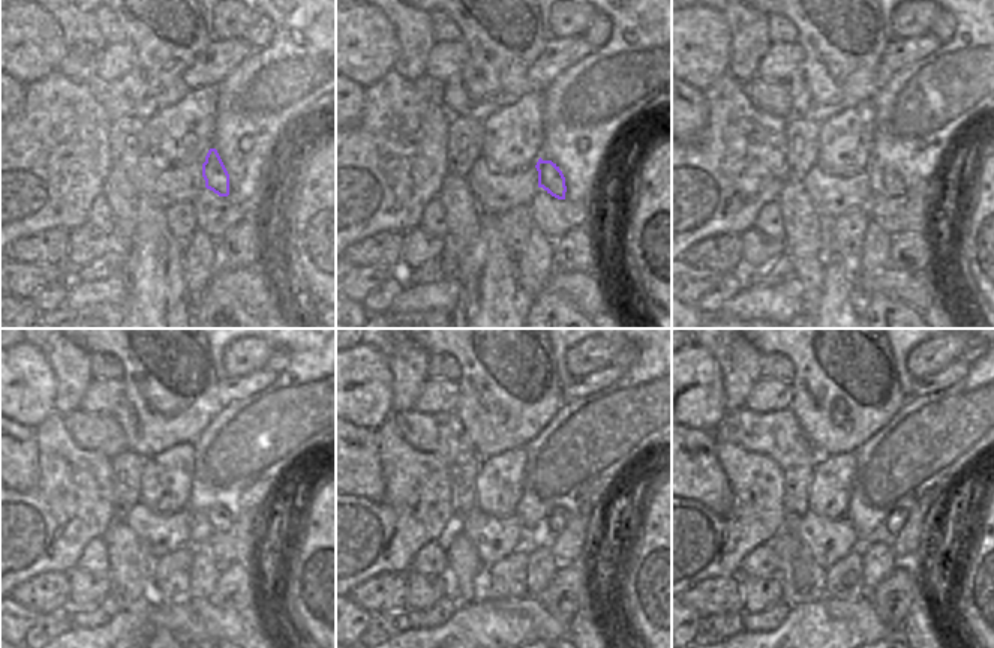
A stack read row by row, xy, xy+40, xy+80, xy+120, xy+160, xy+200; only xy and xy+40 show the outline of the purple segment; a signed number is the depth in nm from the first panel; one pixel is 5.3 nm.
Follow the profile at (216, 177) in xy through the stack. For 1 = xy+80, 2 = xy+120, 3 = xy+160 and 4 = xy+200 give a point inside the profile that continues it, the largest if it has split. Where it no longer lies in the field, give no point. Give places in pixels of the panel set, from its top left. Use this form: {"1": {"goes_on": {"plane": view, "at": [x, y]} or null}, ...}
{"1": {"goes_on": {"plane": "xy+80", "at": [892, 185]}}, "2": {"goes_on": {"plane": "xy+120", "at": [221, 519]}}, "3": {"goes_on": {"plane": "xy+160", "at": [558, 519]}}, "4": {"goes_on": {"plane": "xy+200", "at": [894, 524]}}}

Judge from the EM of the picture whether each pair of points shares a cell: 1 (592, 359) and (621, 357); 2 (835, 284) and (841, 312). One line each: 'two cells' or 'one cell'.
1: two cells
2: one cell

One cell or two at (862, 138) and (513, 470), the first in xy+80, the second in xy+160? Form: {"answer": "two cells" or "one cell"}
{"answer": "one cell"}

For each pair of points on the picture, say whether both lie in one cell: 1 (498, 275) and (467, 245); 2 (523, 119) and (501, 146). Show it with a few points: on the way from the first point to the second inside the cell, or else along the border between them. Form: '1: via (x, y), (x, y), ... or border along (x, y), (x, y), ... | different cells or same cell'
1: border along (480, 222), (480, 278), (477, 293) | different cells
2: via (522, 125), (507, 140) | same cell

